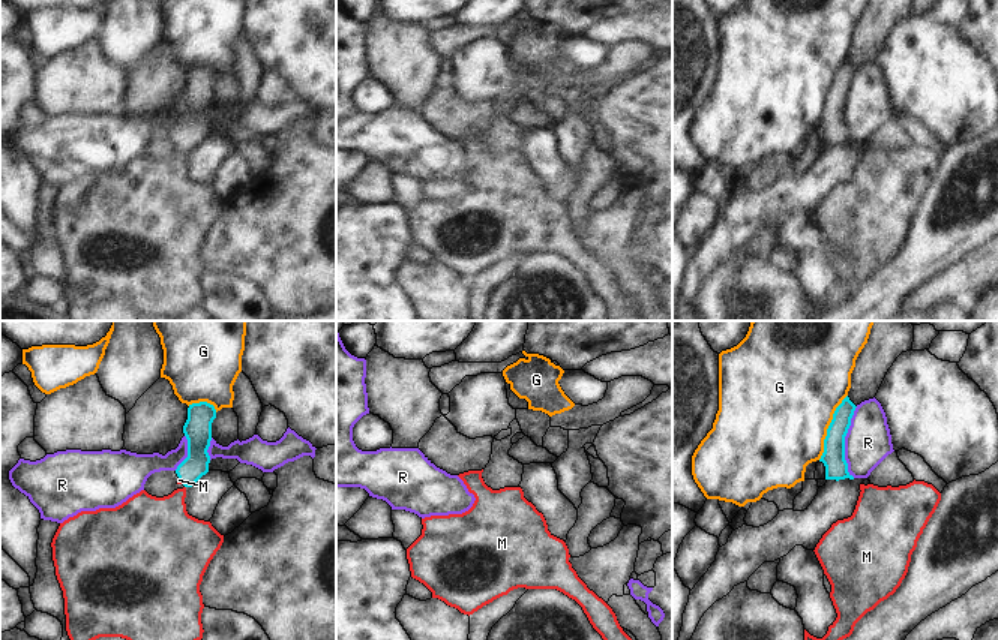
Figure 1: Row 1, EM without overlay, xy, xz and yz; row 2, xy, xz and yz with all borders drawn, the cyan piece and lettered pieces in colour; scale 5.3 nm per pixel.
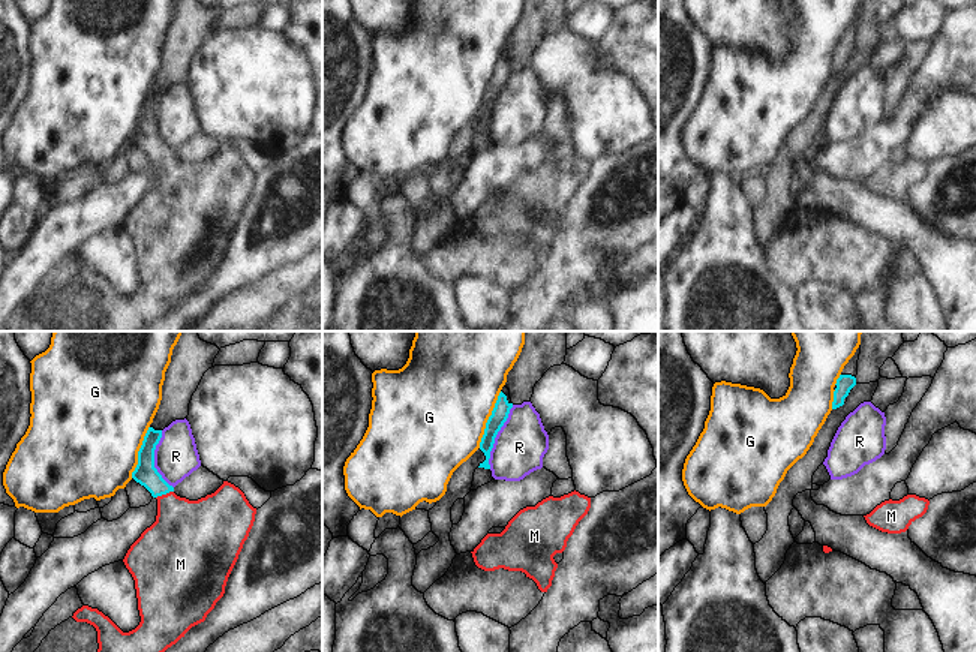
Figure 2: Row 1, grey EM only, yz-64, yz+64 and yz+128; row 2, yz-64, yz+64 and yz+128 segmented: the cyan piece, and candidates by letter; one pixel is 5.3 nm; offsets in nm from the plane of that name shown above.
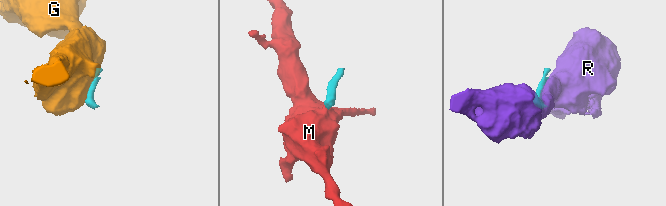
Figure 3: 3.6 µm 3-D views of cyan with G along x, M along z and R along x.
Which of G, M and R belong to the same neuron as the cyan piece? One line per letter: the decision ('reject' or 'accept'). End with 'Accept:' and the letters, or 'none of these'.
G: reject
M: accept
R: reject
Accept: M

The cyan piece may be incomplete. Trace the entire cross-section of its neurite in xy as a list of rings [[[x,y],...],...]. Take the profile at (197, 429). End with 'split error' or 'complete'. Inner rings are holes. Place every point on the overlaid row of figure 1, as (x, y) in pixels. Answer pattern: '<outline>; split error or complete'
[[[192,403],[183,433],[188,457],[177,466],[183,489],[156,498],[146,490],[116,508],[81,511],[60,523],[51,547],[56,576],[63,591],[66,631],[71,640],[122,637],[126,640],[201,640],[204,609],[200,585],[224,543],[210,522],[186,511],[186,489],[209,472],[212,423],[216,409]]]; split error

